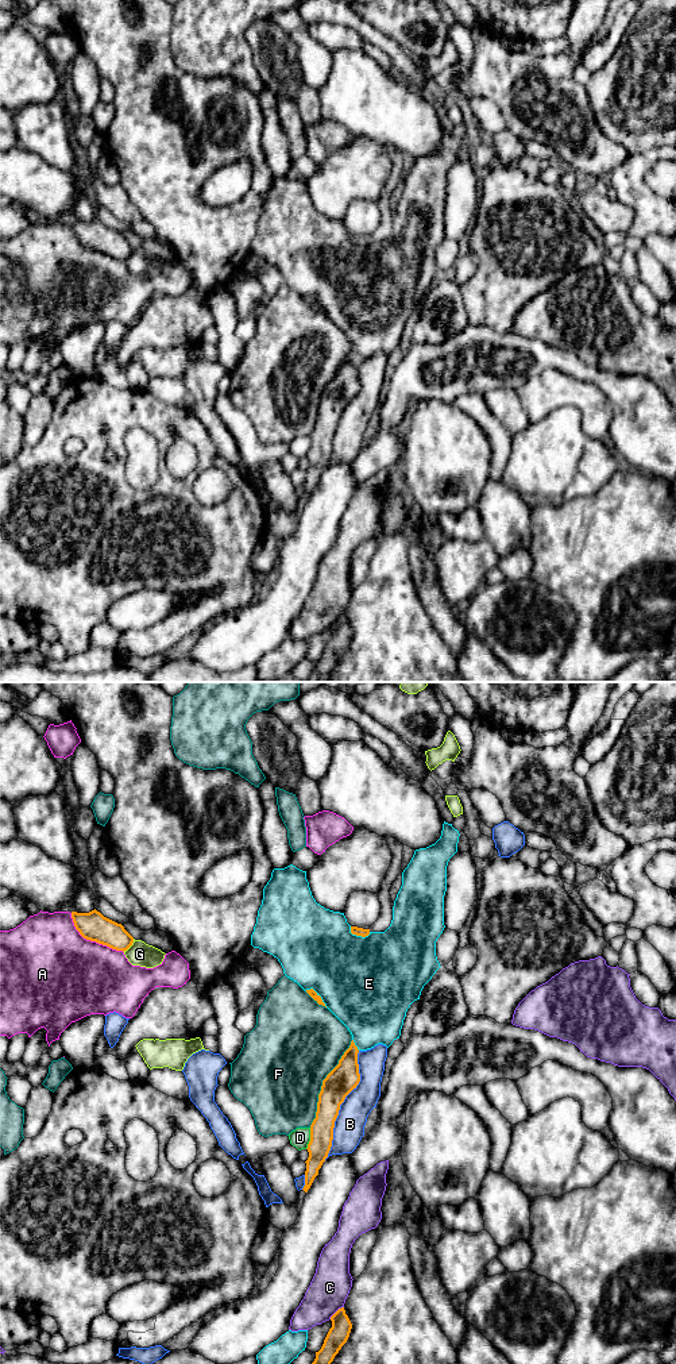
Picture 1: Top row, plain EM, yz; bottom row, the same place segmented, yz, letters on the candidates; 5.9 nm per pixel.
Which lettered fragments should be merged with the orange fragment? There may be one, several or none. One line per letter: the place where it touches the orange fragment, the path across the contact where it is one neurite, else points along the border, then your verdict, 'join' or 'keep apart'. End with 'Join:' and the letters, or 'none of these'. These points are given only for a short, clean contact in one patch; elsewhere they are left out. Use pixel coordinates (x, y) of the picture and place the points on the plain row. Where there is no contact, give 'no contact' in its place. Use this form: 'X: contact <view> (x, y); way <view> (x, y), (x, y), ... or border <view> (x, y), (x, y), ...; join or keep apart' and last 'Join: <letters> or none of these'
A: contact yz (92, 249); keep apart
B: contact yz (340, 412); keep apart
C: contact yz (336, 620); keep apart
D: contact yz (311, 447); keep apart
E: contact yz (358, 243); keep apart
F: contact yz (323, 392); keep apart
G: contact yz (130, 254); keep apart
Join: none of these

